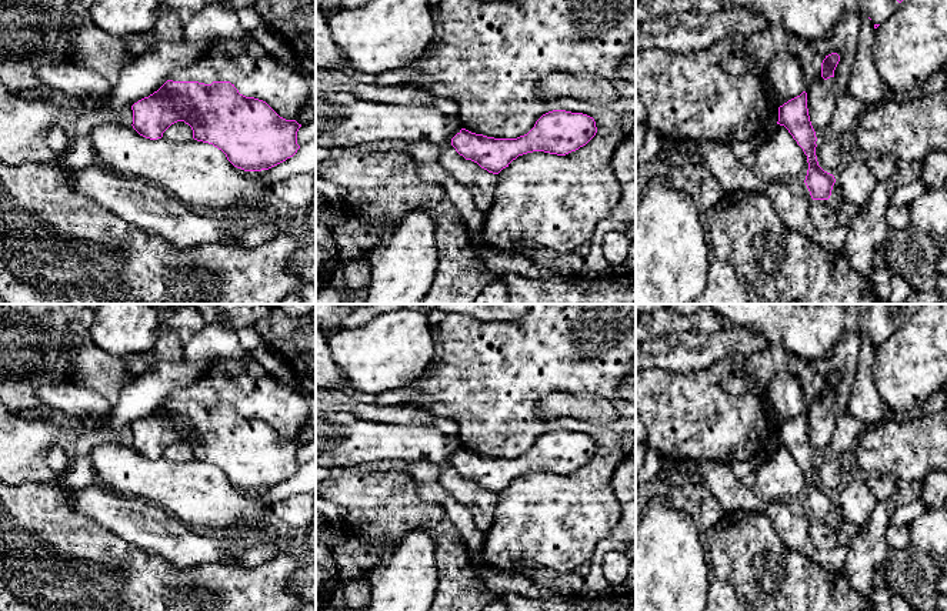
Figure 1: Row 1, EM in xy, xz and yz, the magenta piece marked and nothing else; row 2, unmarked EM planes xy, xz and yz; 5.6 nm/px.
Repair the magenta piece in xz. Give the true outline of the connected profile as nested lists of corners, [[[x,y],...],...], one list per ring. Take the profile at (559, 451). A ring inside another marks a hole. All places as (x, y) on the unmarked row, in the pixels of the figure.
[[[553,430],[543,434],[527,454],[517,458],[494,458],[461,448],[451,458],[451,465],[466,480],[498,494],[513,480],[527,473],[544,471],[566,475],[586,465],[596,453],[593,437]]]

